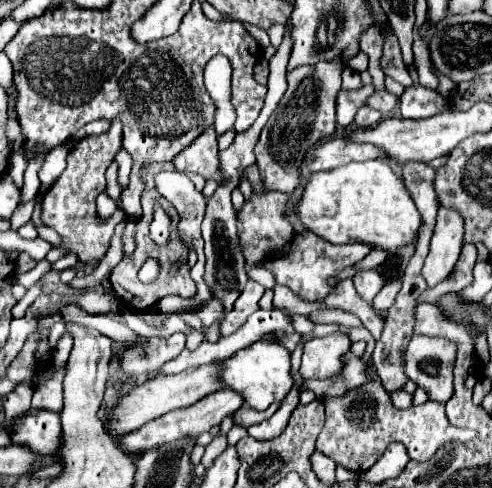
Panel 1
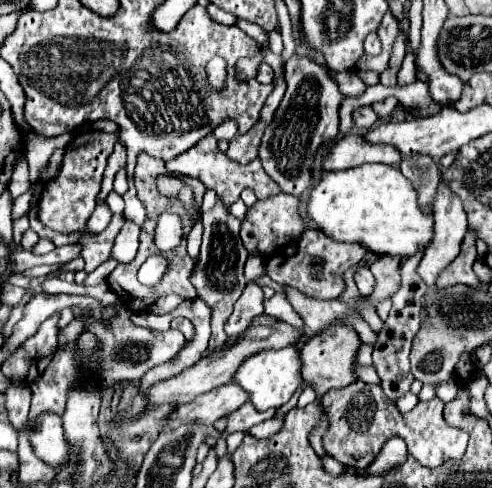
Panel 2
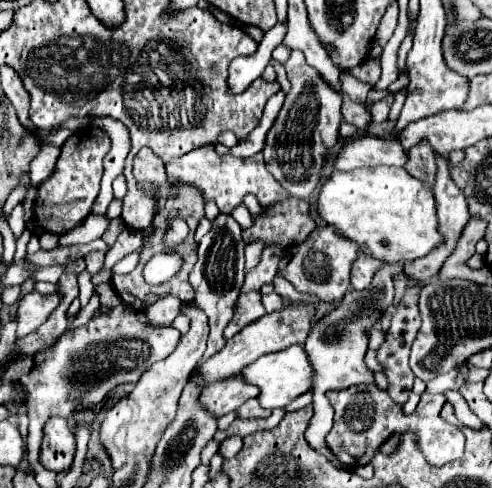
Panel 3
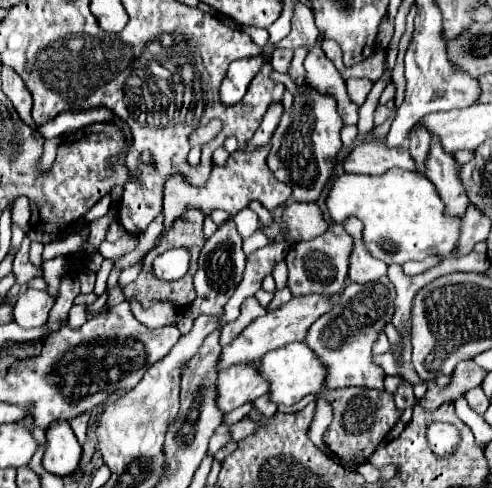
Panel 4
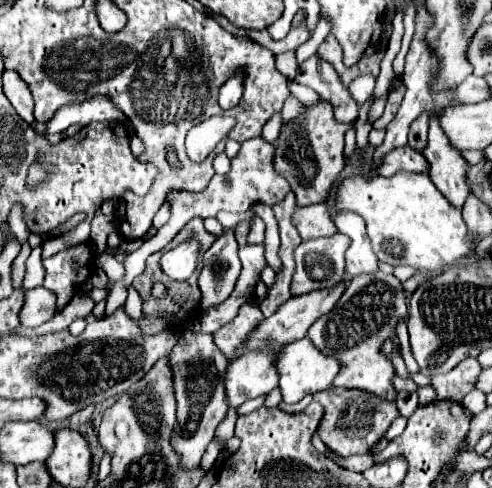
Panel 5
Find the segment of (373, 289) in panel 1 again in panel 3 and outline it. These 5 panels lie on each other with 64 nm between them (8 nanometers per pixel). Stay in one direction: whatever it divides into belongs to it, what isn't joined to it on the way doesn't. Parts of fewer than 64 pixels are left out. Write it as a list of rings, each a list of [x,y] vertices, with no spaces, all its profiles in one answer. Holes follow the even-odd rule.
[[[362,252],[358,254],[356,262],[352,264],[352,274],[350,274],[350,282],[352,288],[356,290],[364,290],[370,286],[372,278],[376,276],[376,272],[382,268],[382,262],[372,258],[372,256],[364,256]]]

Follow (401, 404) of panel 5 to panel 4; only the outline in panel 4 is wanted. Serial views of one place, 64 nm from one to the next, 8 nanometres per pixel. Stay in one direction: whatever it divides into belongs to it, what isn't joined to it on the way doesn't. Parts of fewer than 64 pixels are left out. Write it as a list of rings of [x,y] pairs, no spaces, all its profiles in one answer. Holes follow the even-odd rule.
[[[410,382],[402,384],[402,386],[396,390],[396,394],[394,394],[394,402],[396,402],[398,410],[402,410],[402,412],[404,412],[406,408],[410,408],[410,406],[416,402],[414,392],[412,392],[412,384],[410,384]]]

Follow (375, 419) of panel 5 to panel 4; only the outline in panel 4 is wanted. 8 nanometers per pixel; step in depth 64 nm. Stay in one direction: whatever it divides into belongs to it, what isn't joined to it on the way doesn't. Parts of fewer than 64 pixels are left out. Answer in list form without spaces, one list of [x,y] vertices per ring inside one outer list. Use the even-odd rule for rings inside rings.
[[[324,388],[320,396],[332,404],[334,414],[332,424],[324,432],[324,442],[344,462],[364,462],[366,452],[370,458],[376,446],[386,438],[386,434],[392,430],[392,426],[398,422],[402,414],[396,408],[390,392],[376,392],[370,388]]]

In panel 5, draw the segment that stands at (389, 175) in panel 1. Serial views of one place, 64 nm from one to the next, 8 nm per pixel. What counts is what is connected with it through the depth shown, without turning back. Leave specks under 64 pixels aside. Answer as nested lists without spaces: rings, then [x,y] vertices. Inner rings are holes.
[[[398,172],[392,178],[344,178],[336,206],[338,210],[356,212],[366,220],[374,254],[378,260],[392,266],[412,266],[416,272],[436,272],[474,254],[476,248],[474,242],[468,242],[462,210],[444,198],[428,174]]]

